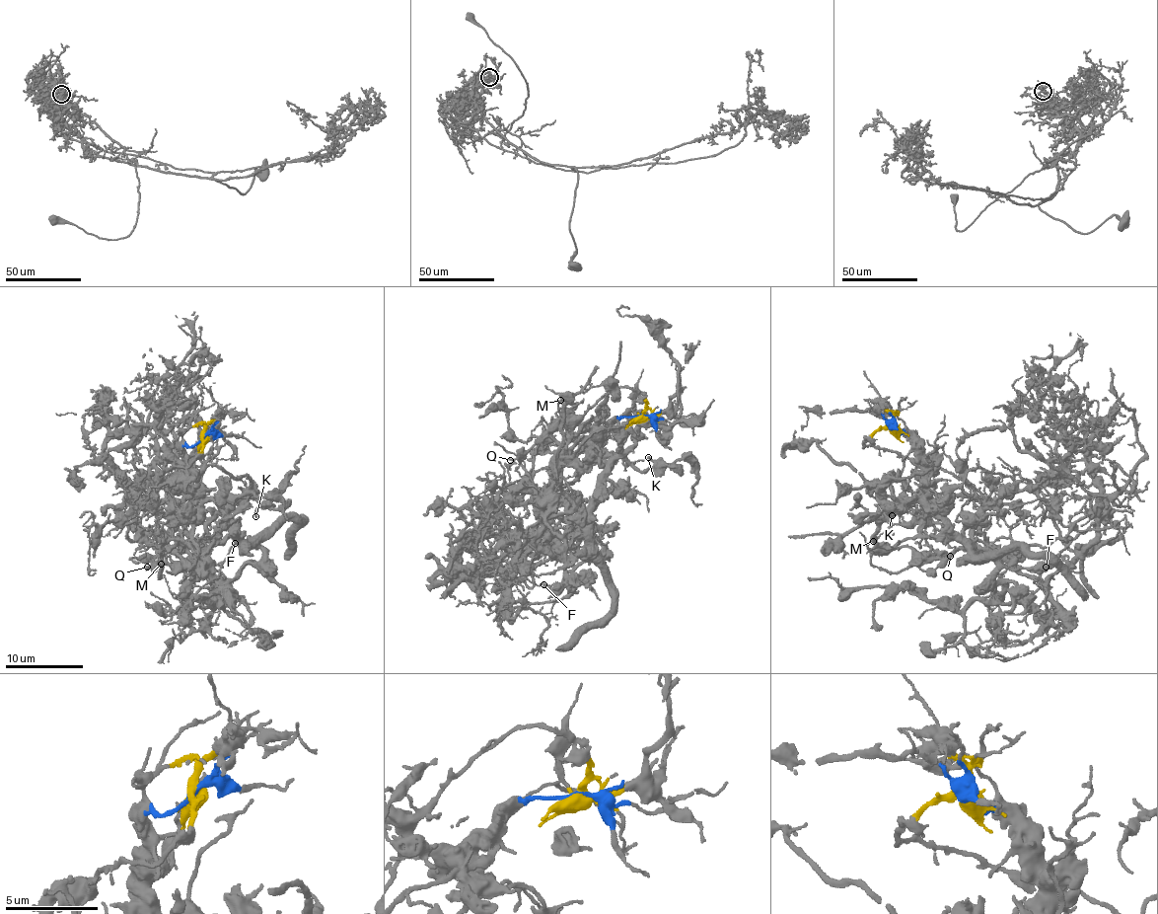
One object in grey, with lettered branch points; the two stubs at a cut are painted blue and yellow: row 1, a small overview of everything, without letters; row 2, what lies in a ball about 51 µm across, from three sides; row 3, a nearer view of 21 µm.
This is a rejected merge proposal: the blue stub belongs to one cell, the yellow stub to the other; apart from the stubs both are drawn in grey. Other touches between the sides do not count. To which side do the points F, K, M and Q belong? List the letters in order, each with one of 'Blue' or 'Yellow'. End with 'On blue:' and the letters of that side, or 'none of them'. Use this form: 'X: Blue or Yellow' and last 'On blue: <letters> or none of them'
F: Blue
K: Blue
M: Yellow
Q: Yellow
On blue: F, K

